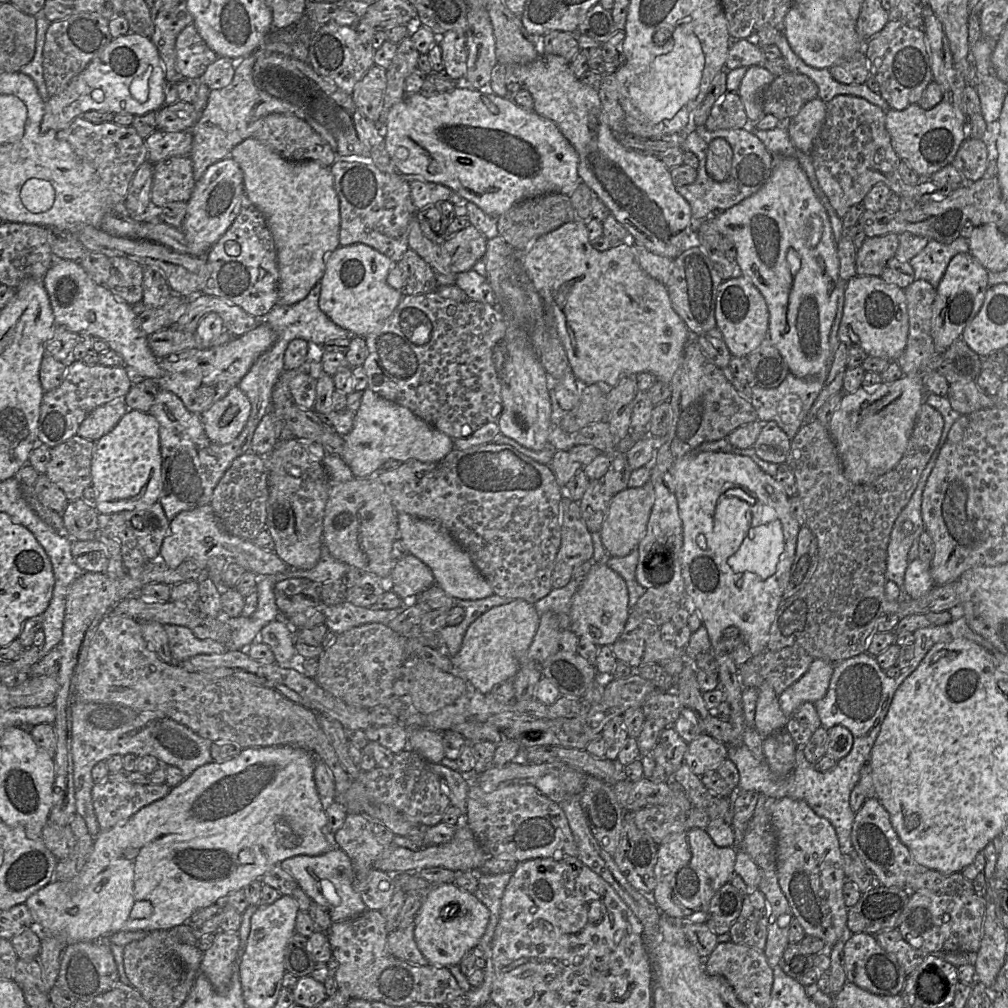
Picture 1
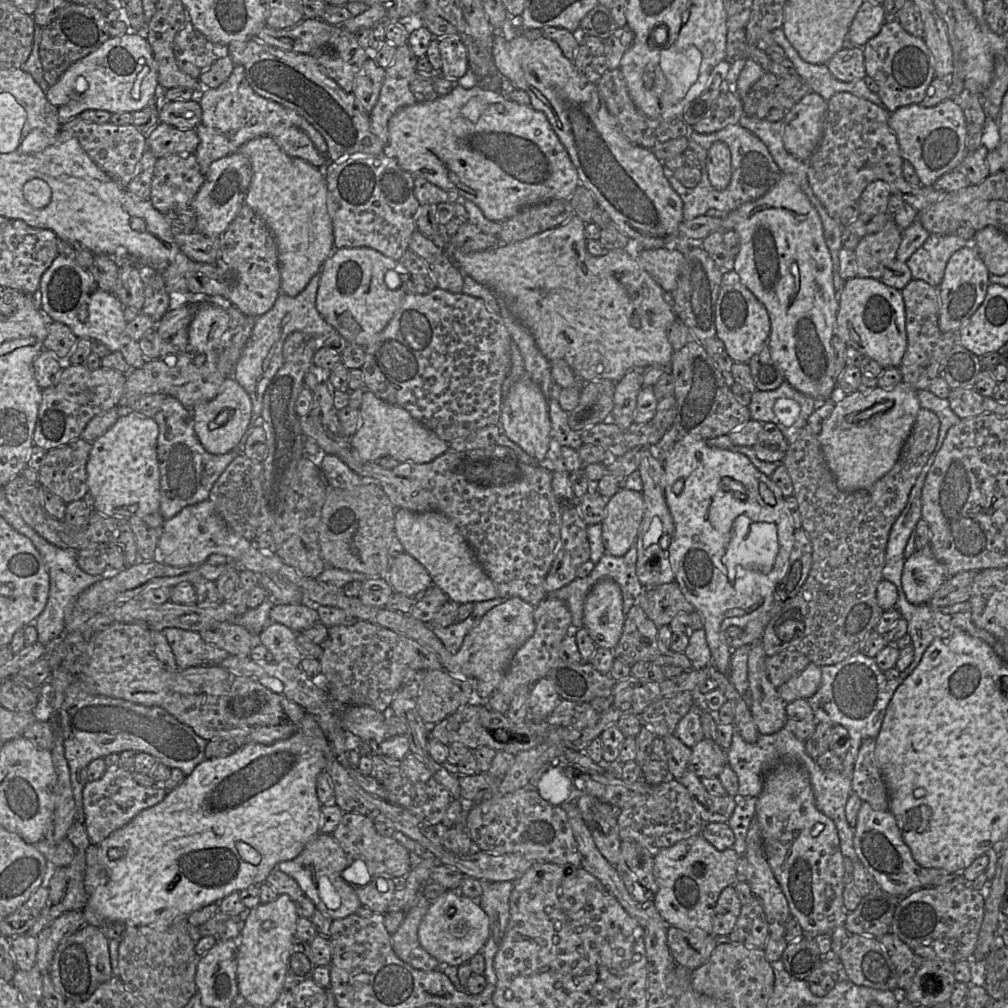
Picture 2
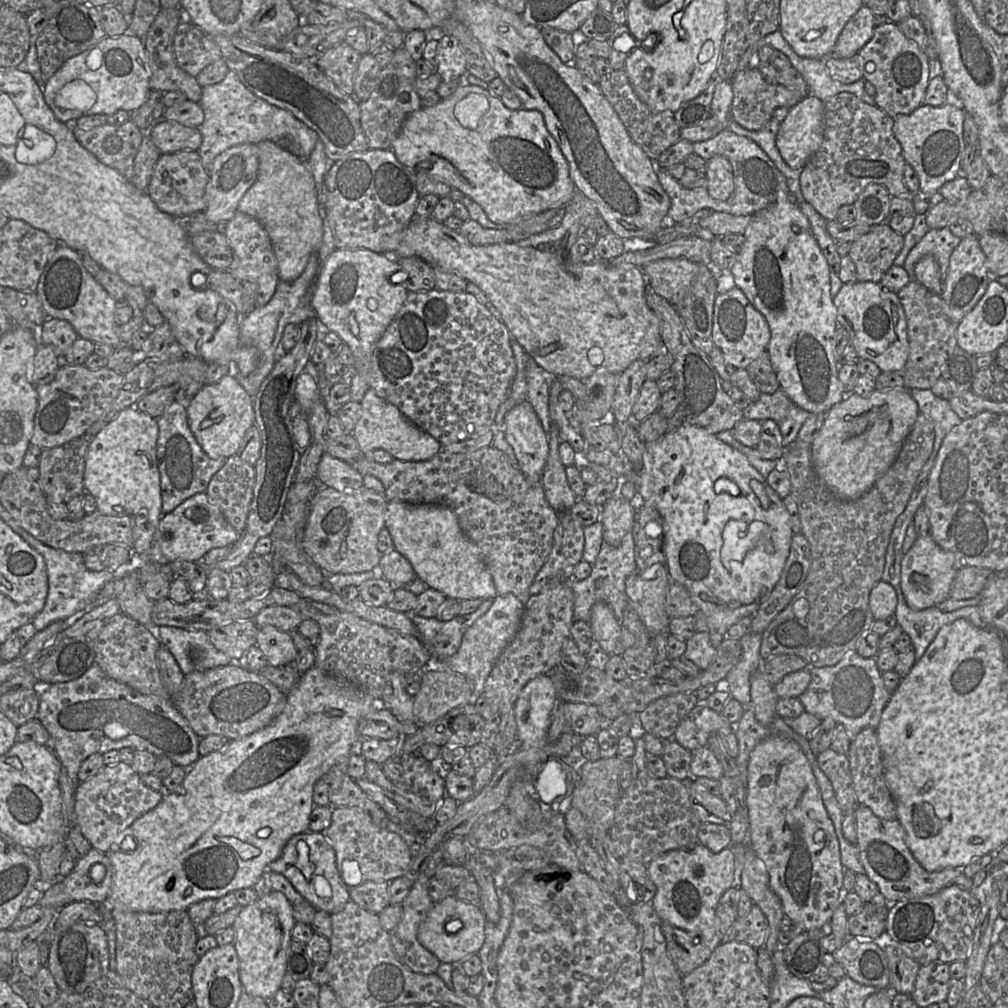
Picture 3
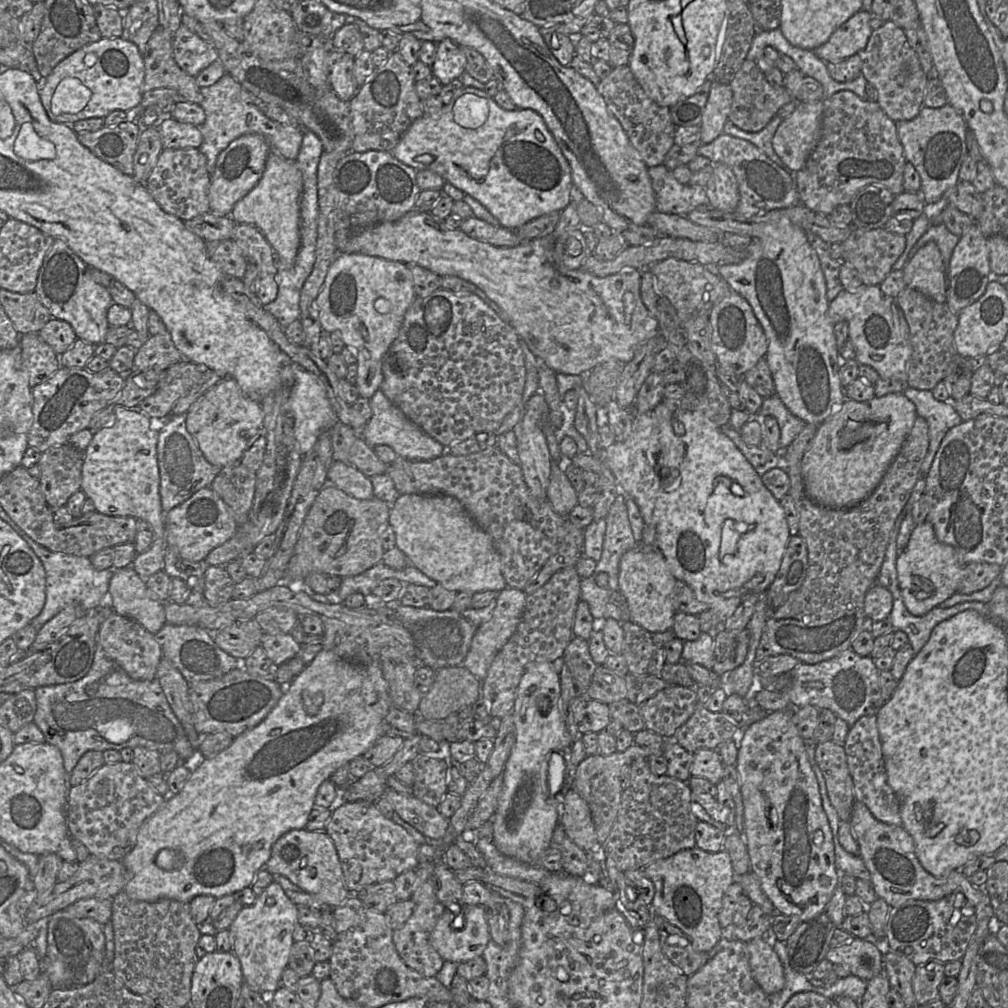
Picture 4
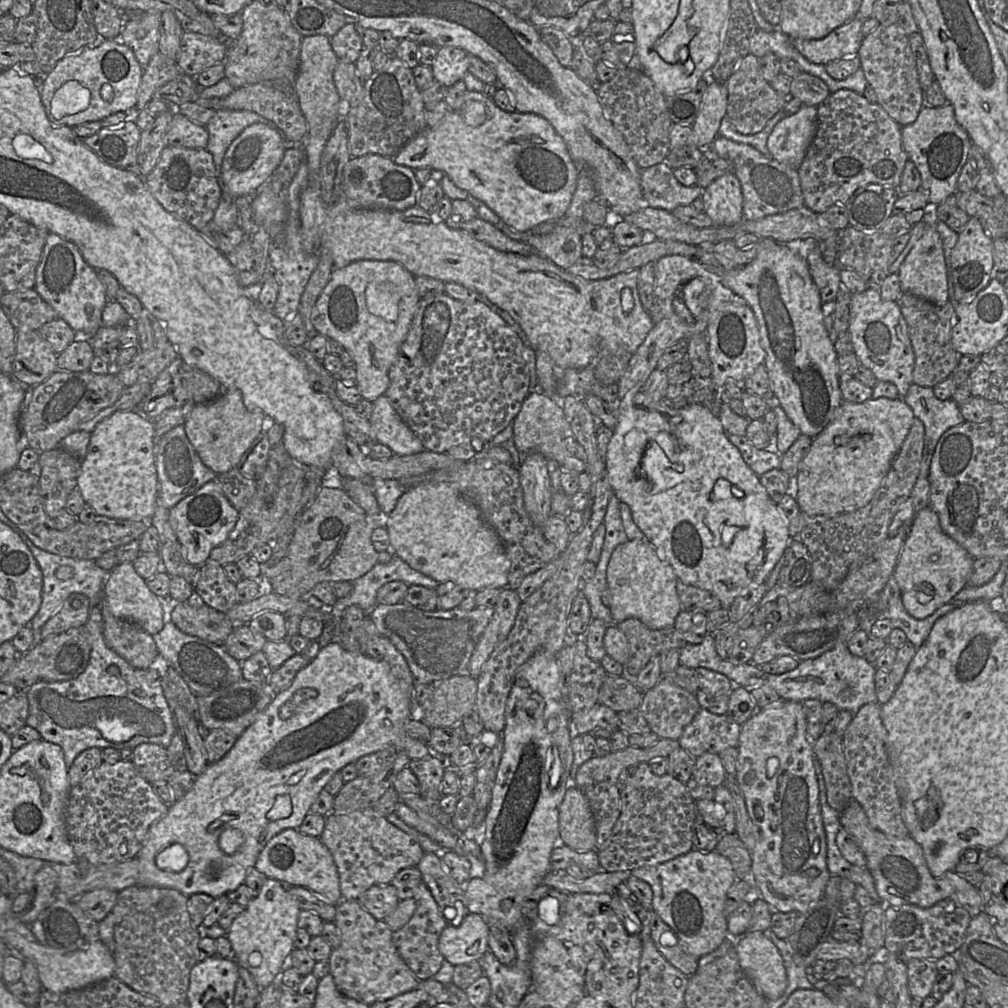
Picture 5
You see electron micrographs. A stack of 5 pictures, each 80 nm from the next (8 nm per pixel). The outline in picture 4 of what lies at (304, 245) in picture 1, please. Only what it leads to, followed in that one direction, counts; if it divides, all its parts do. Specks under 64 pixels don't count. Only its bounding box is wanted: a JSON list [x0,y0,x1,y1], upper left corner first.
[230,152,303,268]

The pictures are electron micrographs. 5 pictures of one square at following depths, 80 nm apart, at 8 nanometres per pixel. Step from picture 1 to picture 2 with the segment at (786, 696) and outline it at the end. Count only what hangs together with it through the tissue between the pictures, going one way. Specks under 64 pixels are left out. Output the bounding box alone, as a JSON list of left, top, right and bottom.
[777,662,821,704]

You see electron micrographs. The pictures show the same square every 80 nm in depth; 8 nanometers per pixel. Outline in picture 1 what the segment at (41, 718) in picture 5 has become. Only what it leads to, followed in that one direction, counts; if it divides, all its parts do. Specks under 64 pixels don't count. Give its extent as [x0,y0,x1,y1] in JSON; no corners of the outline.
[69,701,213,837]

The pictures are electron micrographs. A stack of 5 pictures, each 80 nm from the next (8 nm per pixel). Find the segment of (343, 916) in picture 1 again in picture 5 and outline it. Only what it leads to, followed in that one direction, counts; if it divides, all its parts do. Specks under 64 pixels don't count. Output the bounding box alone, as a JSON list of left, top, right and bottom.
[255,829,342,905]

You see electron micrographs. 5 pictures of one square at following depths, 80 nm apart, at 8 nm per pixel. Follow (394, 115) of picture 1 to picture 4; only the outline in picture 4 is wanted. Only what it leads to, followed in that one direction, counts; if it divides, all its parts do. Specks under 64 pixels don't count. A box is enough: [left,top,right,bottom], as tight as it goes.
[392,86,574,230]

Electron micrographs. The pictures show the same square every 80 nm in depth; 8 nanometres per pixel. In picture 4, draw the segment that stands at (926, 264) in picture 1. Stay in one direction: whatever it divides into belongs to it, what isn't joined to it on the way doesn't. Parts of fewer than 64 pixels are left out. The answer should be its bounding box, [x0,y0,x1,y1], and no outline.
[908,223,960,286]

